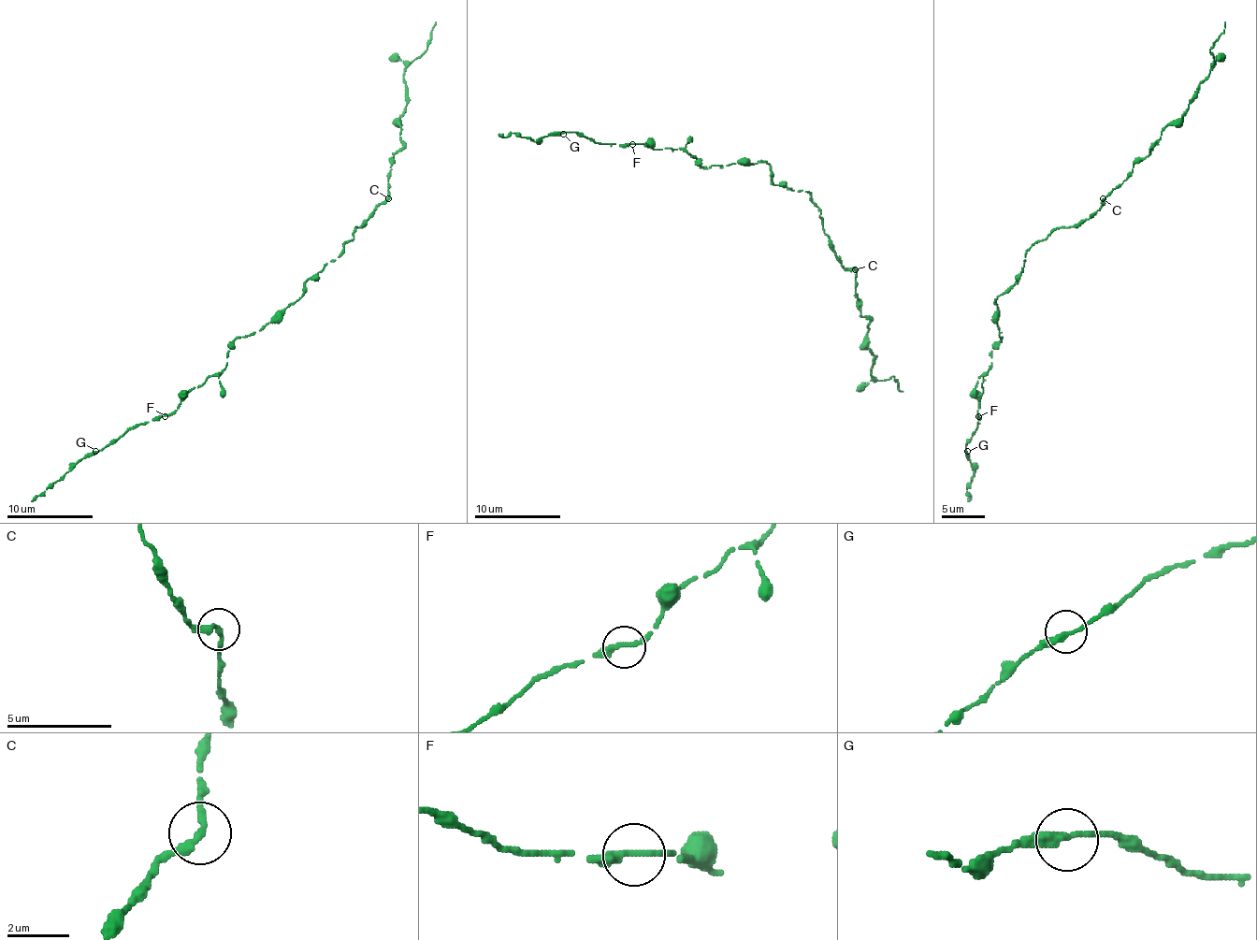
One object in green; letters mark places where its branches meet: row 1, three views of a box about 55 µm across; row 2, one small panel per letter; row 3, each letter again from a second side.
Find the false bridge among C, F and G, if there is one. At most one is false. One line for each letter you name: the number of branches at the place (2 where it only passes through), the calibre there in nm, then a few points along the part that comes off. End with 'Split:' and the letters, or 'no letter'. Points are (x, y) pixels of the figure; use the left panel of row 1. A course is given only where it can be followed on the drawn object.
Split: no letter

